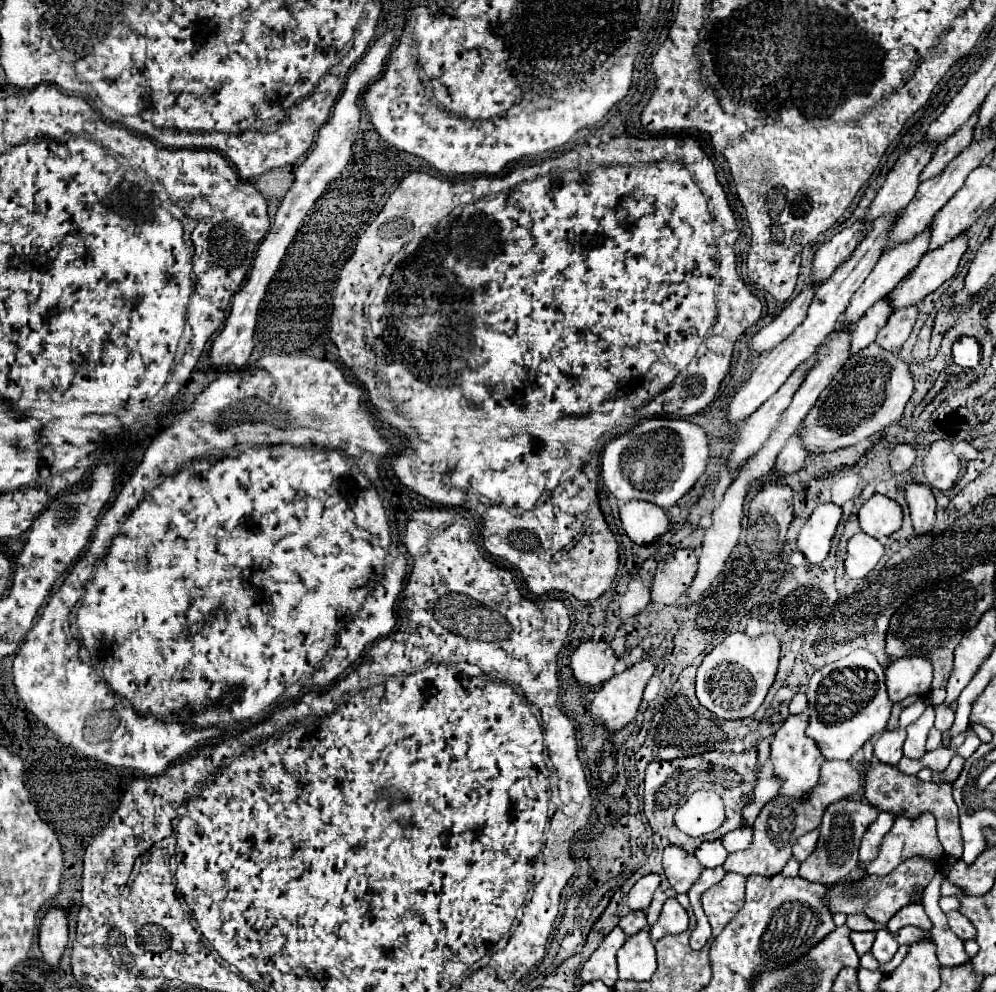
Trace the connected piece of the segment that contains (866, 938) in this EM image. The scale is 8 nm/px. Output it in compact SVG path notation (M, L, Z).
M851 932L851 942L859 956L863 956L871 950L873 940L875 940L875 932Z

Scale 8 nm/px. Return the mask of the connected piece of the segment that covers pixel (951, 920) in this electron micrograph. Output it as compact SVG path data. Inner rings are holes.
M953 910L953 912L947 912L945 916L947 916L947 926L949 926L961 940L967 940L967 938L973 938L973 936L975 936L975 928L969 924L969 920L967 920L961 912Z

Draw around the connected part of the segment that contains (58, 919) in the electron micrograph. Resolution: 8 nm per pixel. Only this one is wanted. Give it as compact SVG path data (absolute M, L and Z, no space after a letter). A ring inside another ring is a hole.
M49 908L41 920L39 948L43 952L45 964L51 970L59 968L65 946L67 946L67 916L59 908Z

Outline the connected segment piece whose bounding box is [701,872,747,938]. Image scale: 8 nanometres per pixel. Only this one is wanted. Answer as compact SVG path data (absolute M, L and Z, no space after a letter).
M727 872L719 884L709 888L701 896L703 910L713 928L711 938L717 938L725 928L725 924L729 924L729 920L741 910L744 904L746 880L747 878L741 874Z

